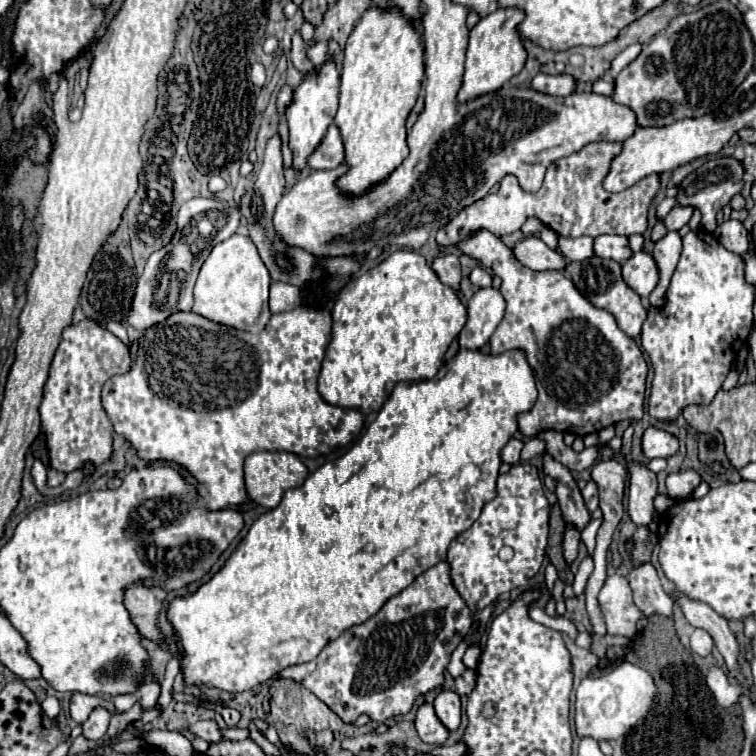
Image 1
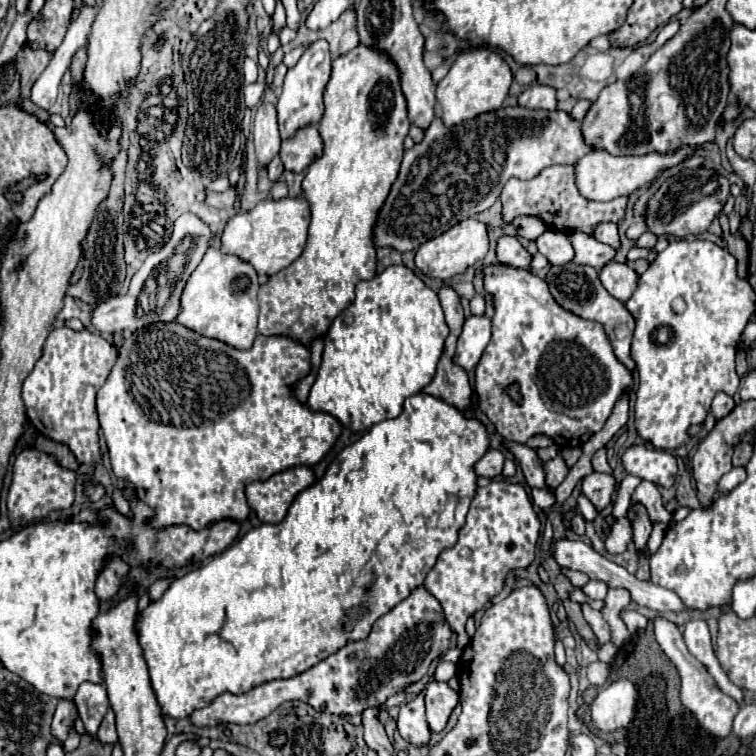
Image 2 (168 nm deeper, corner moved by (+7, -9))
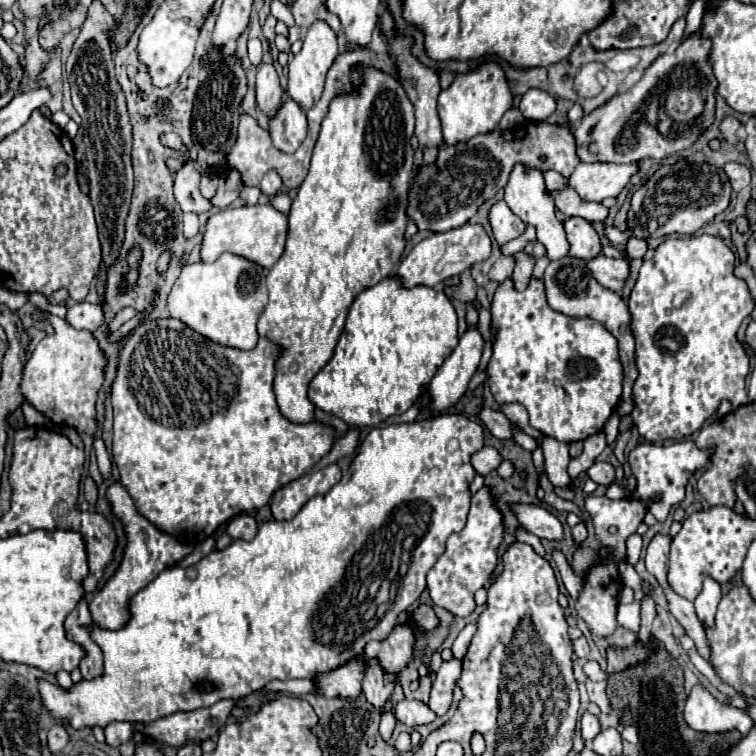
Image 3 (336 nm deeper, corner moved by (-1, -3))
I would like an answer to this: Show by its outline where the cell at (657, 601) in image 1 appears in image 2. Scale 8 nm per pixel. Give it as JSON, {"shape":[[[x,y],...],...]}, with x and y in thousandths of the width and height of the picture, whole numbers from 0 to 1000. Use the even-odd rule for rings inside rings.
{"shape":[[[868,819],[865,821],[865,835],[868,835],[868,848],[873,853],[873,858],[881,864],[881,869],[894,880],[897,890],[899,890],[899,927],[905,933],[907,940],[915,943],[915,948],[923,954],[923,959],[929,964],[934,964],[939,972],[950,975],[950,978],[958,978],[968,970],[968,954],[979,938],[979,933],[958,919],[950,909],[947,909],[947,901],[939,890],[934,890],[931,880],[910,861],[907,851],[905,851],[905,843],[902,837],[897,835],[897,829],[889,824],[889,821],[881,821],[881,819]]]}

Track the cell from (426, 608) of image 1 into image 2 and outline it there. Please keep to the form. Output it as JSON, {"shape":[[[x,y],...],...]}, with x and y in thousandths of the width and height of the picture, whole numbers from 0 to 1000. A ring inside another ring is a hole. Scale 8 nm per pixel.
{"shape":[[[553,776],[537,795],[526,798],[516,811],[505,813],[481,848],[452,856],[447,864],[437,866],[434,872],[392,896],[352,901],[320,919],[296,917],[278,927],[272,935],[257,938],[249,951],[259,962],[286,962],[304,956],[328,959],[354,948],[368,933],[386,925],[402,927],[429,943],[474,946],[489,933],[508,933],[516,919],[558,898],[566,890],[569,877],[593,858],[595,840],[598,835],[585,816],[585,803],[579,800],[579,795],[574,795],[574,790],[569,790],[561,776]],[[476,866],[481,866],[479,874]]]}

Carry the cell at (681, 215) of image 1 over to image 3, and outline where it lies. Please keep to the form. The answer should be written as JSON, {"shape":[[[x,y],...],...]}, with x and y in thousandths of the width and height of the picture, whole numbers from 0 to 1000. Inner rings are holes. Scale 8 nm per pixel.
{"shape":[[[833,313],[831,324],[828,324],[828,332],[831,332],[831,340],[833,340],[833,343],[839,343],[839,340],[852,340],[854,332],[857,332],[857,321],[854,321],[854,316]]]}

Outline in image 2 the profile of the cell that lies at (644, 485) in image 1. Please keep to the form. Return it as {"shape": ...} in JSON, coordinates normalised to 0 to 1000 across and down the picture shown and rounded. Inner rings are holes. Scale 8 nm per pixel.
{"shape":[[[844,673],[844,689],[839,689],[836,694],[836,702],[839,702],[839,721],[844,729],[849,729],[854,737],[854,718],[857,718],[857,710],[860,710],[860,700],[862,700],[862,692],[857,687],[854,679],[849,679],[849,673]]]}

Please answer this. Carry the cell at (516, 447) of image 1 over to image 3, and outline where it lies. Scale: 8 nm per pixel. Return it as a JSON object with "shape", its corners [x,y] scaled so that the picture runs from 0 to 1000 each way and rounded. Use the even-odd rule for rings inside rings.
{"shape":[[[638,591],[624,602],[624,615],[635,628],[646,628],[648,623],[659,620],[661,612],[664,612],[664,602],[653,591]]]}

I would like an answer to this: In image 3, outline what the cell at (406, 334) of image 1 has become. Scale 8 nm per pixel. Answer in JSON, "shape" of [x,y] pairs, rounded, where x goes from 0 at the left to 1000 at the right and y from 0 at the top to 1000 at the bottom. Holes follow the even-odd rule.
{"shape":[[[516,364],[503,374],[484,380],[466,401],[458,422],[452,446],[444,454],[439,475],[423,488],[413,501],[407,525],[410,530],[442,549],[460,562],[471,565],[497,565],[519,549],[540,544],[571,499],[579,493],[579,485],[606,456],[606,425],[595,396],[585,382],[550,377],[545,382],[534,380],[529,366]]]}

